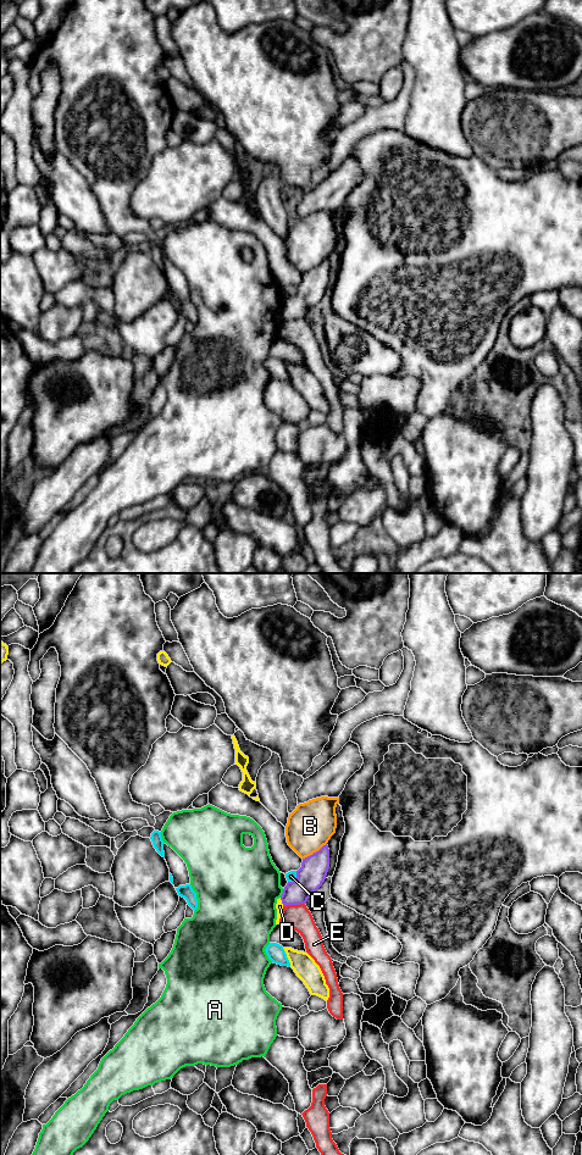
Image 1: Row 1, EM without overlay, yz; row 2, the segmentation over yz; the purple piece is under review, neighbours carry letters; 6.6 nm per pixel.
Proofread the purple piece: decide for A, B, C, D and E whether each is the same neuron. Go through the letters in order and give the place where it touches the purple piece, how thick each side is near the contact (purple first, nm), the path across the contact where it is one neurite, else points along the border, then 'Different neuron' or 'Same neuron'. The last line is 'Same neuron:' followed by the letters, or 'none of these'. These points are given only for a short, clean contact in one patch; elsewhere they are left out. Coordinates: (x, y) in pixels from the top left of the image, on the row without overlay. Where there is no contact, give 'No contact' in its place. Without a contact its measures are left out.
A: Touches purple at yz (283, 307). Thickness 180 nm (purple) against 440 nm. Different neuron
B: Touches purple at yz (314, 267). Thickness 180 nm (purple) against 300 nm. Different neuron
C: Touches purple at yz (297, 293). Thickness 180 nm (purple) against 70 nm. Boundary: yz (297, 286), (297, 292), (288, 296). Different neuron
D: Touches purple at yz (282, 316). Thickness 180 nm (purple) against 50 nm. Different neuron
E: Touches purple at yz (293, 318). Thickness 180 nm (purple) against 170 nm. Boundary: yz (304, 317), (283, 321). Different neuron
Same neuron: none of these

